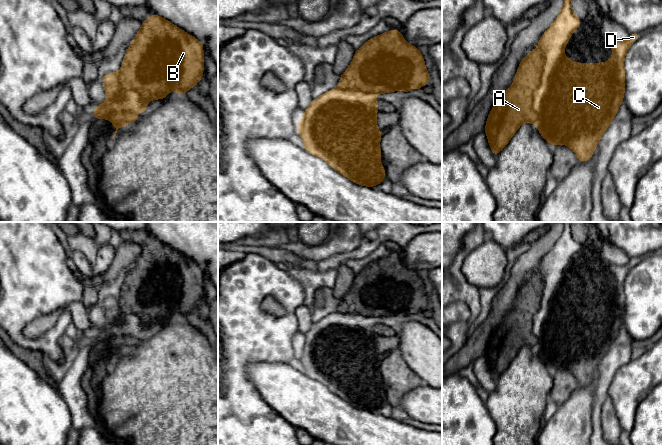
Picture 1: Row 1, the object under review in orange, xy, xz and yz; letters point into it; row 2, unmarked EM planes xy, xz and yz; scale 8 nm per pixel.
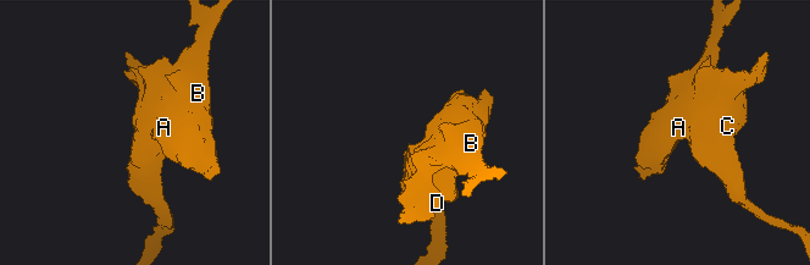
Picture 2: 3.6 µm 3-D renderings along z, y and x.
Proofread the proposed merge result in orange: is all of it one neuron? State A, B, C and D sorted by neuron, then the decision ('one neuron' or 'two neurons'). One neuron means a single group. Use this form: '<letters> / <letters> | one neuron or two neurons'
A B / C D | two neurons

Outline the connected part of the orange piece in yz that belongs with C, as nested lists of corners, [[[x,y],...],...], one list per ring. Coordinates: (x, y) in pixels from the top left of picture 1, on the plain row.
[[[572,222],[564,223],[560,237],[539,264],[544,283],[540,307],[532,319],[532,333],[538,340],[536,350],[541,360],[552,370],[565,368],[571,371],[579,386],[585,386],[592,381],[600,361],[624,324],[624,280],[641,258],[632,257],[623,266],[610,263],[614,280],[609,281],[607,287],[573,287],[563,280],[564,271],[583,245],[572,237],[571,225]]]

